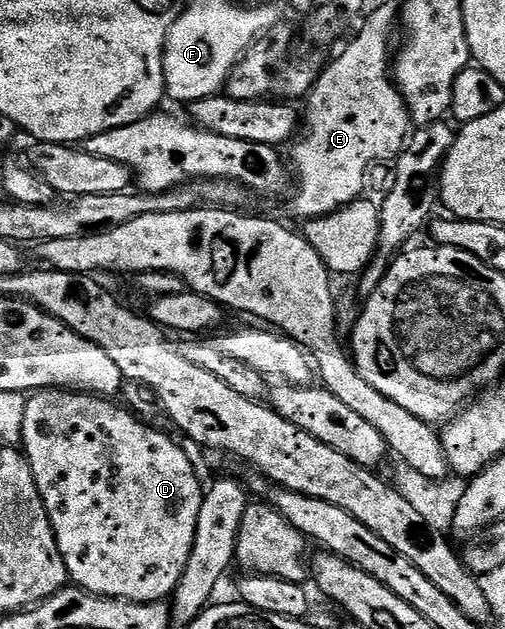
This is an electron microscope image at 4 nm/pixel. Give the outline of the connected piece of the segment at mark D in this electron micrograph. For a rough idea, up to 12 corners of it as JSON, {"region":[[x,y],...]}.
{"region":[[37,390],[22,450],[79,589],[176,593],[204,490],[115,401]]}

